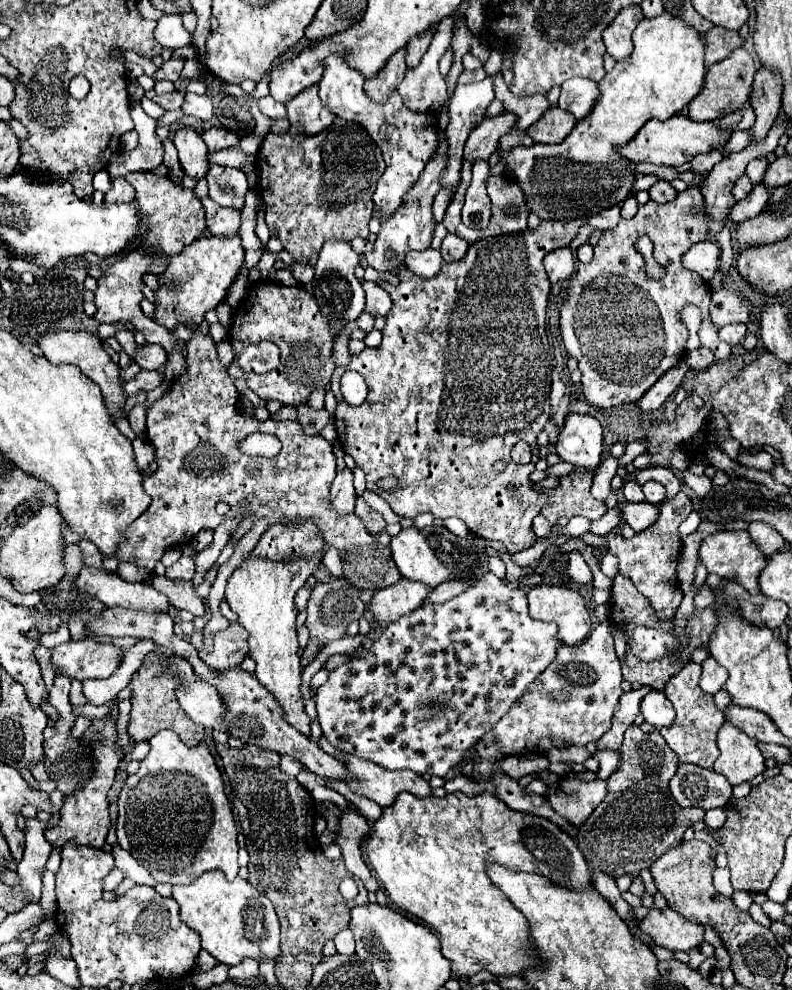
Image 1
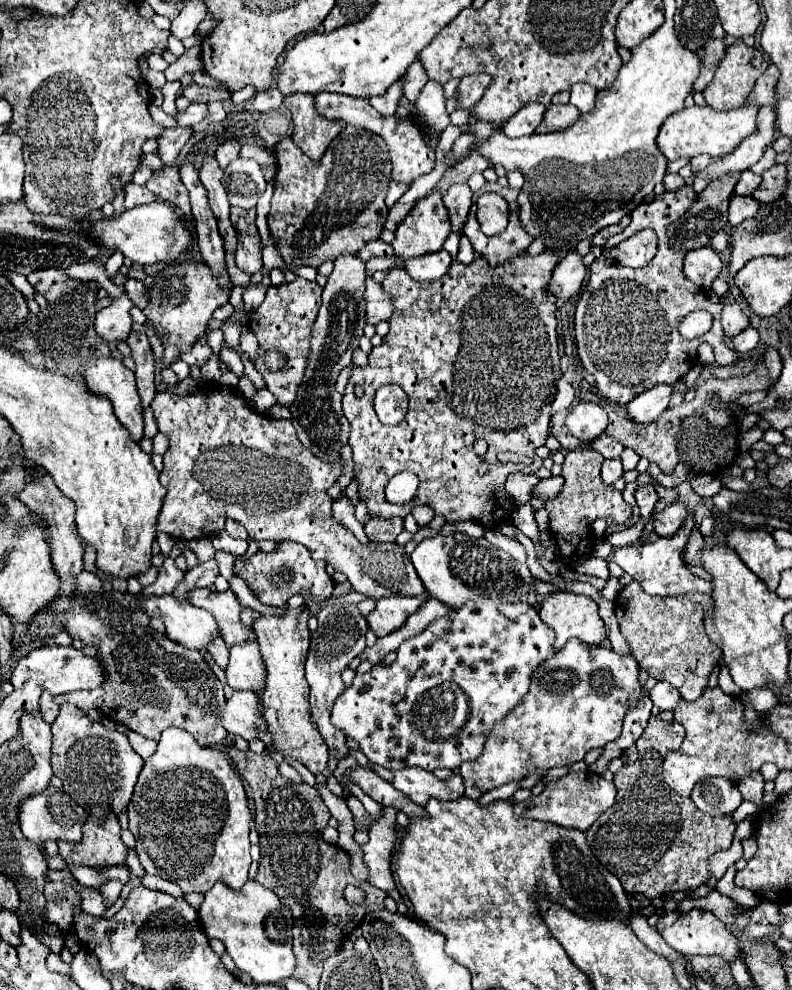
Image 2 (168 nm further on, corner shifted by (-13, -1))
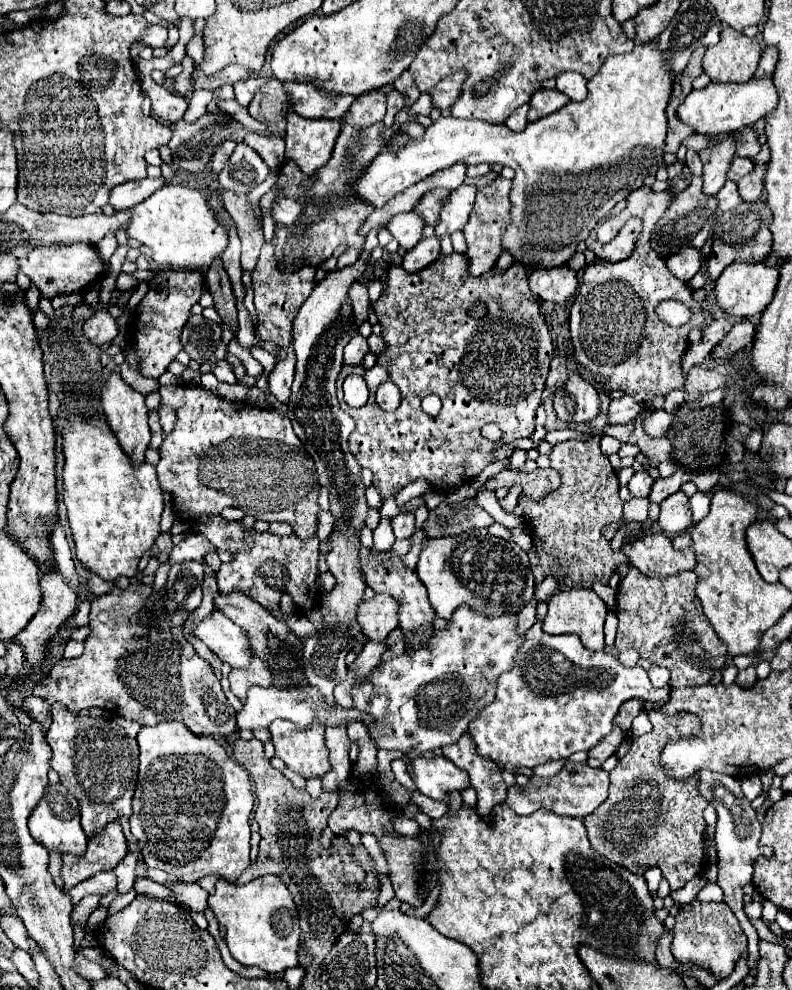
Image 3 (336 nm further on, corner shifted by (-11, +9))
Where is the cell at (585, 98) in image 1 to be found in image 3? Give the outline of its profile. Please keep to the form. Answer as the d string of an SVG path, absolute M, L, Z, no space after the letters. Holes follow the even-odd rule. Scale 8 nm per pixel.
M562 72L560 76L556 76L556 88L574 102L586 98L586 78L578 72Z

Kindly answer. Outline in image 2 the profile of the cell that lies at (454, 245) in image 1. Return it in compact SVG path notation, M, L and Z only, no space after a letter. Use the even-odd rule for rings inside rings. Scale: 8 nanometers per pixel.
M460 238L460 250L458 250L456 260L460 260L462 264L470 264L474 258L476 258L476 252L474 252L474 248L470 246L470 242L468 242L466 238Z

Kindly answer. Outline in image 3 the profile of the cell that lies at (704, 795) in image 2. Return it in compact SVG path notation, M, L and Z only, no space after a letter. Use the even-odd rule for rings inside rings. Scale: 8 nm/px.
M700 772L700 794L716 808L718 812L718 824L716 824L716 846L718 846L718 886L724 890L724 902L730 906L730 910L736 914L744 934L748 941L748 966L750 969L757 967L759 960L758 934L756 928L748 922L748 916L744 914L744 892L742 886L752 882L752 862L756 856L772 856L772 848L759 846L760 822L750 820L754 818L754 808L746 800L746 796L740 790L740 782L734 776L720 774L720 772Z

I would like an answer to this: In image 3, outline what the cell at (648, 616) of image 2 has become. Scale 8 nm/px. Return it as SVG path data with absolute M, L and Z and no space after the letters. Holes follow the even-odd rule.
M630 566L626 578L620 580L616 592L618 636L620 650L634 648L640 658L670 670L670 686L702 686L708 684L716 670L728 666L726 646L718 640L714 628L708 624L700 600L694 592L696 574L692 570L678 572L664 580L644 576L636 566Z

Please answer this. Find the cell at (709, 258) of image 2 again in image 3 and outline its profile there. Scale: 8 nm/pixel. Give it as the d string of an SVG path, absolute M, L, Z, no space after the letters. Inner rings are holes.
M686 248L684 252L672 254L666 260L668 270L682 282L688 282L702 266L702 252L696 248Z

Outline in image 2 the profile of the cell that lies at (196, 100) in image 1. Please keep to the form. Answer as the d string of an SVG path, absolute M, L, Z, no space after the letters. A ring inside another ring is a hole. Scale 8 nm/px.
M190 104L184 112L176 116L178 126L192 126L202 122L208 116L208 104Z

